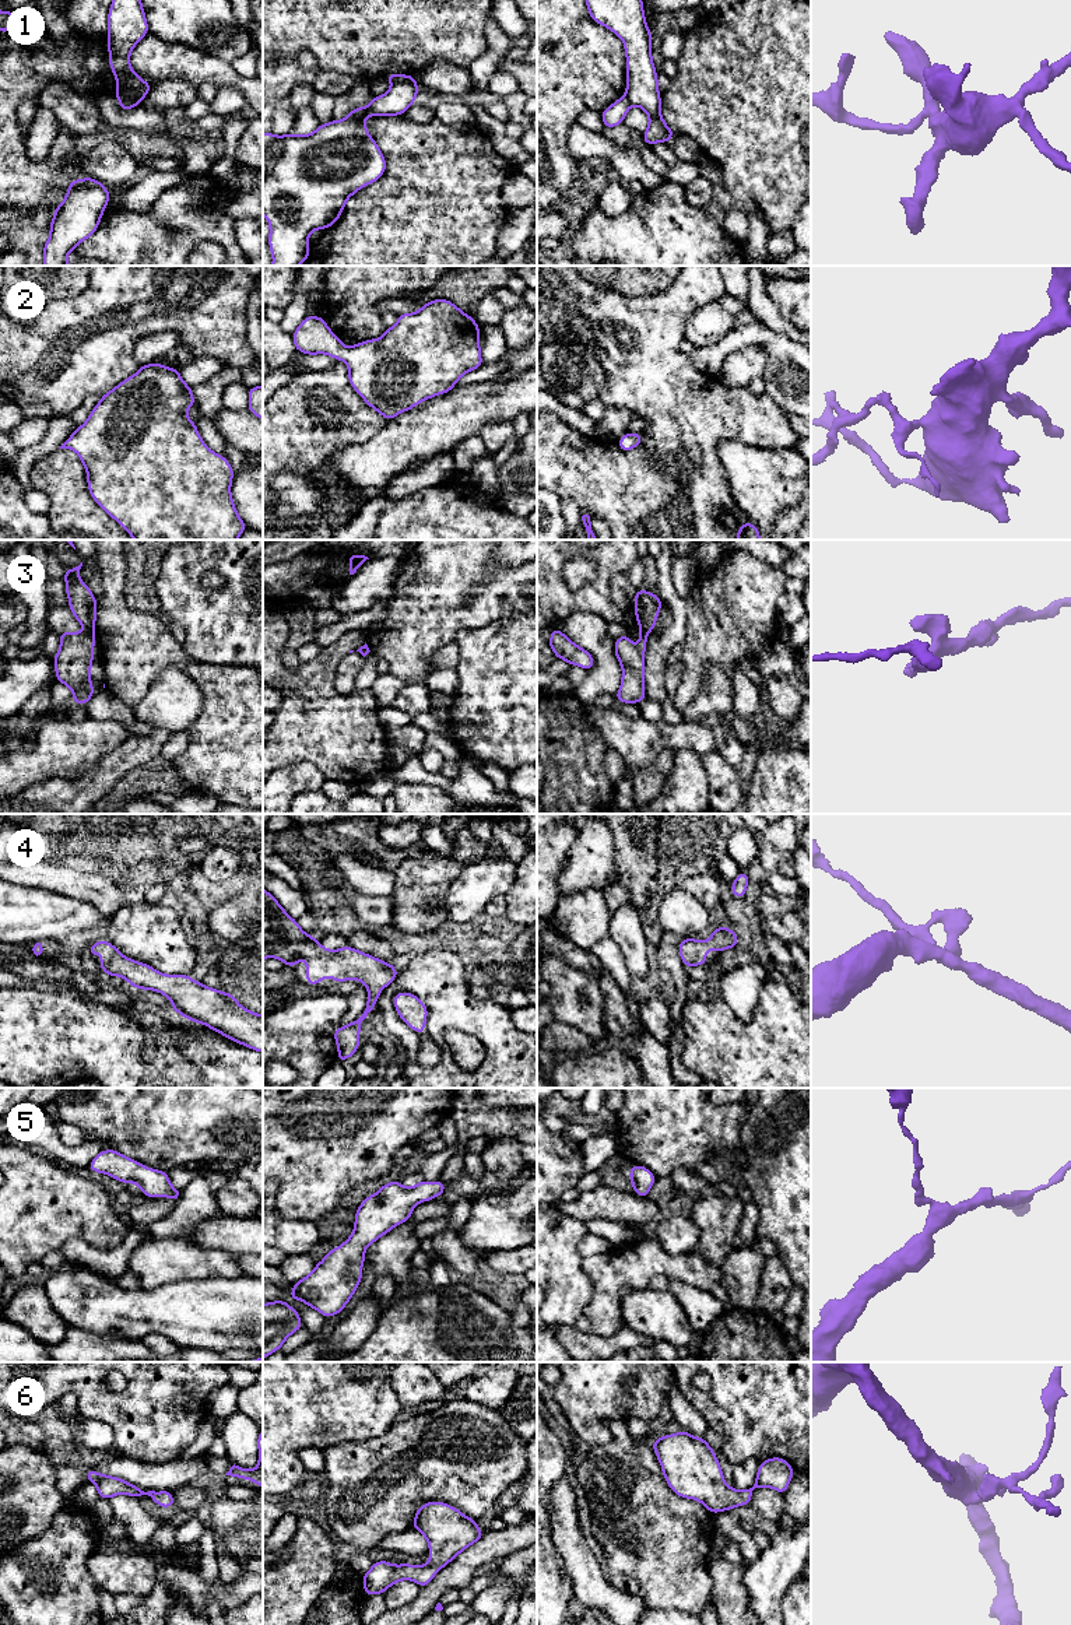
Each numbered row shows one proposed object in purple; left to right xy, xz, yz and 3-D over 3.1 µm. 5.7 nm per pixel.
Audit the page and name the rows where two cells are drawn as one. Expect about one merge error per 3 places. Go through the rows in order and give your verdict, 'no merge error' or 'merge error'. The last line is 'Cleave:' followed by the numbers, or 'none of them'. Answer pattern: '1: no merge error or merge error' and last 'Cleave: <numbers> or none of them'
1: merge error
2: no merge error
3: merge error
4: no merge error
5: no merge error
6: no merge error
Cleave: 1, 3

